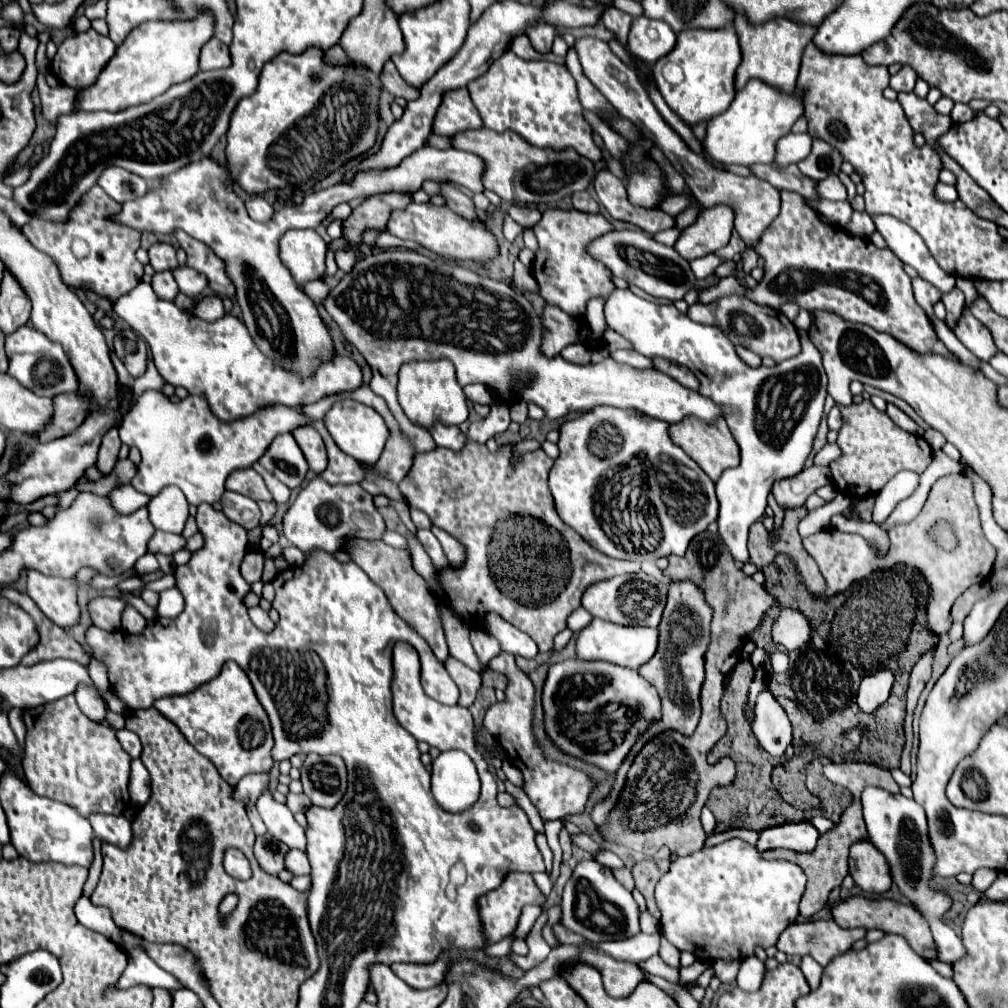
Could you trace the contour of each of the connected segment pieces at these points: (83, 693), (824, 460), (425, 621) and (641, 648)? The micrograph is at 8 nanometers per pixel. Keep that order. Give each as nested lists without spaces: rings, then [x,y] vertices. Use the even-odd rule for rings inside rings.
[[[77,684],[77,690],[73,696],[75,696],[81,712],[85,712],[85,716],[91,716],[91,720],[97,720],[97,722],[105,718],[107,706],[101,700],[97,688],[93,688],[91,684]]]
[[[833,442],[833,444],[825,444],[825,446],[817,452],[817,456],[815,456],[815,464],[819,464],[819,466],[827,466],[827,464],[831,464],[833,460],[837,460],[841,454],[843,454],[843,452],[841,452],[841,448],[837,446],[837,442]]]
[[[353,538],[347,552],[353,556],[355,564],[359,564],[367,572],[367,576],[383,588],[383,592],[389,598],[395,612],[401,618],[405,618],[427,640],[427,644],[431,646],[435,656],[443,662],[449,656],[449,650],[447,650],[447,642],[443,636],[439,612],[435,608],[437,600],[433,596],[433,590],[427,586],[427,582],[419,574],[415,574],[415,570],[411,566],[411,558],[407,556],[407,552],[391,548],[385,542],[377,542],[377,540],[369,542],[369,540],[361,540],[361,538]]]
[[[593,618],[591,624],[579,632],[575,642],[577,660],[605,660],[625,668],[639,668],[653,656],[655,650],[657,650],[657,628],[631,628],[597,618]]]

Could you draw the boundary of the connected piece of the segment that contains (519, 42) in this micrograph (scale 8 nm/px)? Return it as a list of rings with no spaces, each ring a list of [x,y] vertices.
[[[517,34],[513,40],[511,40],[511,50],[521,56],[523,59],[537,59],[537,60],[548,60],[558,64],[565,64],[565,58],[556,56],[555,54],[539,54],[533,50],[533,46],[529,46],[529,40],[525,34]]]

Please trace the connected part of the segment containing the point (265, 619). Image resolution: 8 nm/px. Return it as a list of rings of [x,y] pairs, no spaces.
[[[259,606],[251,608],[251,610],[249,610],[249,616],[251,616],[253,624],[255,624],[259,630],[263,630],[263,632],[271,632],[273,626],[275,626],[273,620],[269,618],[269,614],[267,614],[263,608],[259,608]]]

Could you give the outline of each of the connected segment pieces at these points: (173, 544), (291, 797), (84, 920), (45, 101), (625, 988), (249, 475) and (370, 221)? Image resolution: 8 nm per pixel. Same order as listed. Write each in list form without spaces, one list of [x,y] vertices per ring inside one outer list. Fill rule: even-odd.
[[[157,530],[153,534],[153,538],[149,540],[149,552],[157,554],[157,552],[163,552],[163,554],[175,554],[177,550],[185,548],[187,540],[183,534],[167,534],[167,532],[161,532]]]
[[[288,793],[286,795],[286,805],[293,813],[305,813],[310,808],[311,801],[304,793]]]
[[[83,896],[77,906],[75,906],[75,916],[79,918],[79,922],[103,936],[107,936],[109,940],[117,942],[115,936],[119,936],[119,928],[117,924],[111,920],[111,912],[107,908],[101,906],[93,906],[91,900],[87,896]]]
[[[45,78],[37,80],[37,88],[39,88],[39,96],[41,96],[43,118],[47,122],[51,122],[55,126],[57,118],[61,114],[73,112],[73,98],[77,94],[73,88],[67,88],[65,84],[61,84],[57,88],[51,88],[51,86],[47,86]]]
[[[585,948],[581,952],[581,960],[595,966],[603,974],[605,990],[613,998],[629,996],[633,992],[633,988],[645,980],[643,972],[639,970],[637,964],[613,960],[611,956],[607,956],[599,950],[593,950],[593,948]]]
[[[251,468],[235,470],[227,478],[227,490],[245,494],[245,496],[249,496],[253,500],[273,500],[273,496],[269,494],[263,478],[255,470],[251,470]]]
[[[383,192],[367,198],[361,206],[353,210],[353,214],[345,220],[345,238],[351,242],[361,242],[361,234],[365,228],[385,230],[385,224],[391,212],[405,208],[413,198],[401,192]]]

